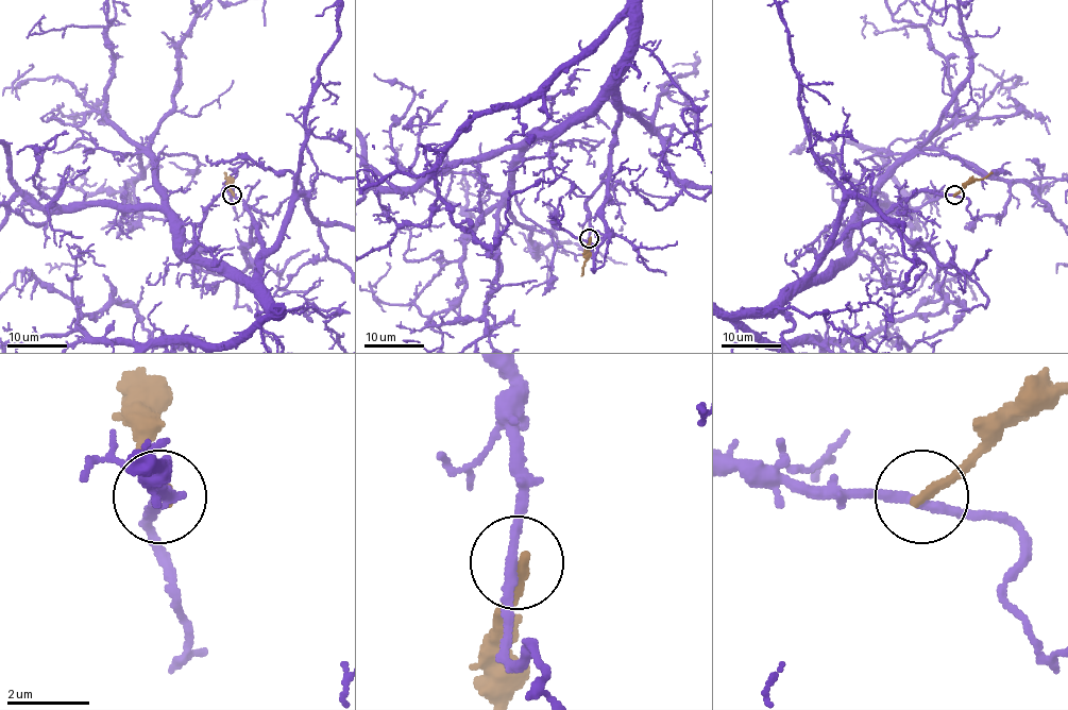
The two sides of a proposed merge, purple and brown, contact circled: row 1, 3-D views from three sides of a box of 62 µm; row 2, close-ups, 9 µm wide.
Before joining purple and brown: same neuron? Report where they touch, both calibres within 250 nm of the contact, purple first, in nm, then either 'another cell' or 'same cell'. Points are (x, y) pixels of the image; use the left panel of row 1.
at (232, 195); 240 nm thick on the purple side, 280 nm on the other; another cell

